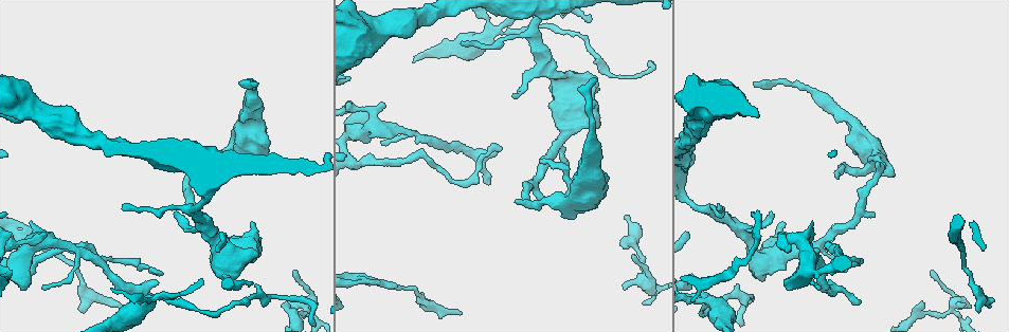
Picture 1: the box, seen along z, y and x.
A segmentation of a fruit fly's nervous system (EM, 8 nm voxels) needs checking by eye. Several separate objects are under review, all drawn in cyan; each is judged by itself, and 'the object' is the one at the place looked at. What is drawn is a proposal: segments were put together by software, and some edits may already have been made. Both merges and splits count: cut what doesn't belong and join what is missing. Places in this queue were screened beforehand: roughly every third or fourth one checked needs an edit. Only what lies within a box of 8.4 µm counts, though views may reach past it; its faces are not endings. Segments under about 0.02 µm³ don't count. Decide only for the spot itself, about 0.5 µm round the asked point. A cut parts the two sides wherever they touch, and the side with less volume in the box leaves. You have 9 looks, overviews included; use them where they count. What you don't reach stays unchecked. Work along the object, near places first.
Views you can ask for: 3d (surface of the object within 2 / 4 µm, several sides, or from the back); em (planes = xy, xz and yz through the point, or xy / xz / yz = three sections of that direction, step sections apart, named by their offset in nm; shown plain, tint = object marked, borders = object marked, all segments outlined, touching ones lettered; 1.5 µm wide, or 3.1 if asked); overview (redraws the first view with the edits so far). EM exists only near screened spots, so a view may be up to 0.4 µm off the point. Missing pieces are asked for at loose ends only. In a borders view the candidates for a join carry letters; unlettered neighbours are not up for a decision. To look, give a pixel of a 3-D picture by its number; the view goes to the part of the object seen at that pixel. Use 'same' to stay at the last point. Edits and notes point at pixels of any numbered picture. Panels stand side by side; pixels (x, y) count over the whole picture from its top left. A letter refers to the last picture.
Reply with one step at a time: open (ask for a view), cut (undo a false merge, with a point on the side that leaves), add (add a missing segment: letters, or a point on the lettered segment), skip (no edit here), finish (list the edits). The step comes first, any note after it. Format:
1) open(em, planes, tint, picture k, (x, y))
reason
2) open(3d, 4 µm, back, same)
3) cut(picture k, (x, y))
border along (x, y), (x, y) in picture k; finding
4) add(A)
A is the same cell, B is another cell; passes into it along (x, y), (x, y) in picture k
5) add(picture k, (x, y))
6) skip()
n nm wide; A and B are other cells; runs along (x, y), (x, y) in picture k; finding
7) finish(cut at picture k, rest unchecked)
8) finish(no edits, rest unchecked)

open(em, planes, borders, picture 1, (83, 310))
tapers out

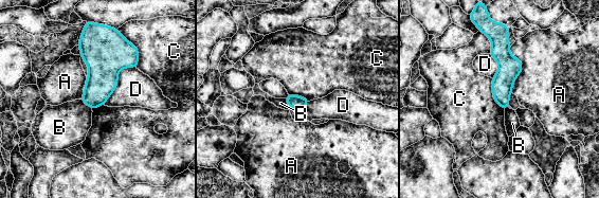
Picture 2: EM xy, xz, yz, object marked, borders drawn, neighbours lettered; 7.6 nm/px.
skip()
110 nm wide; A, B, C and D are other cells; runs along (495, 37), (504, 57), (506, 105) in picture 2; no lettered segment goes on from it

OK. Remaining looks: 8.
open(em, planes, borders, picture 1, (381, 142))
thin end

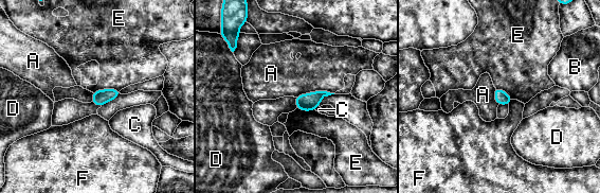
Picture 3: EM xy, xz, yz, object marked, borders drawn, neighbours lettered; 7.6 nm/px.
skip()
A touches over 300 nm; A, B, C, D, E and F are other cells; border along (333, 92), (310, 91), (294, 97) in picture 3; no lettered segment goes on from it

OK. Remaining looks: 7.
open(3d, 4 µm, picture 1, (874, 213))
free end

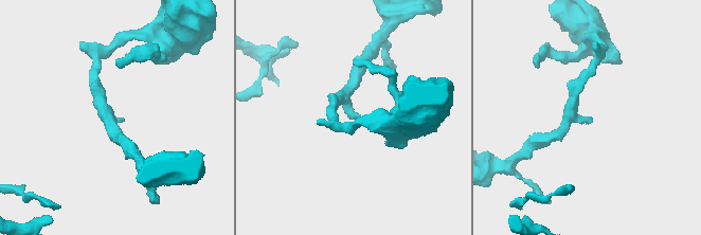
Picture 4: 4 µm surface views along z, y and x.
open(em, planes, plain, picture 4, (124, 119))
arms of 180, 200 nm

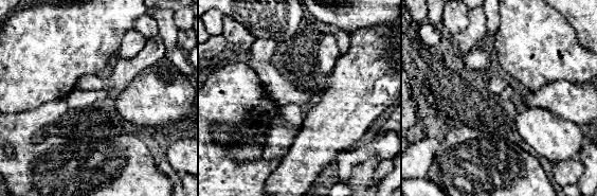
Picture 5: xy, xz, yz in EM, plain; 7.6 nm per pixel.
open(em, planes, borders, same)

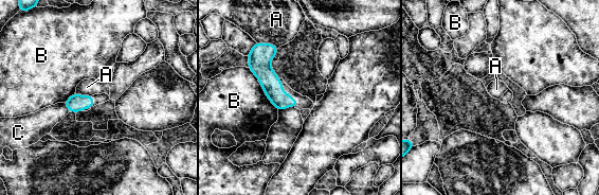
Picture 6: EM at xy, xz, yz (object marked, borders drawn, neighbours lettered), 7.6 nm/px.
skip()
140 nm wide; A, B and C are other cells; runs along (267, 50), (267, 77), (294, 104) in picture 6; none of them fits

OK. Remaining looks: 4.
open(3d, 2 µm, picture 1, (965, 303))
branch stops here

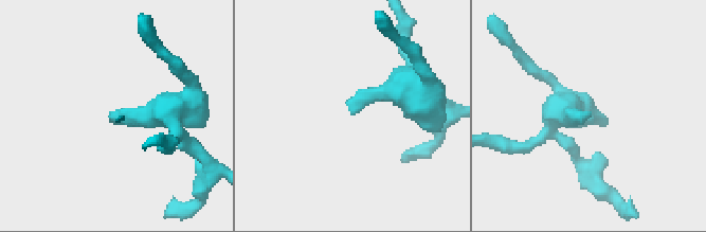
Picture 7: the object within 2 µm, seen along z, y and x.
open(em, planes, borders, picture 7, (113, 115))
now the EM

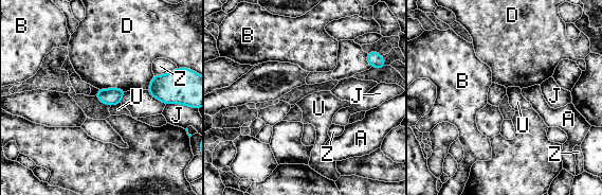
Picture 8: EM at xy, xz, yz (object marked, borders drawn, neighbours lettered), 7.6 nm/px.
skip()
A, B, D, J, U and Z are other cells; border along (121, 103), (111, 106) in picture 8; none of them fits

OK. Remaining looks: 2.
finish(no edits, rest unchecked)

